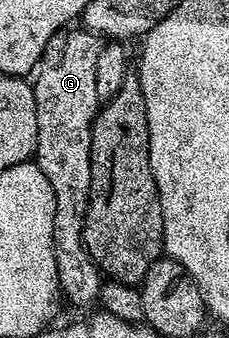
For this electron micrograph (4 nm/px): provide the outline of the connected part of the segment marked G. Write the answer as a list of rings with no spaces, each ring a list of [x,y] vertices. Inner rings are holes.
[[[63,28],[54,33],[44,48],[32,78],[36,96],[38,167],[48,176],[56,200],[54,251],[61,297],[74,306],[90,306],[99,301],[103,275],[92,261],[82,239],[86,209],[92,184],[92,124],[100,109],[96,96],[96,68],[104,45],[99,35],[85,28]],[[38,74],[38,75],[37,75]],[[35,77],[35,78],[34,78]]]

